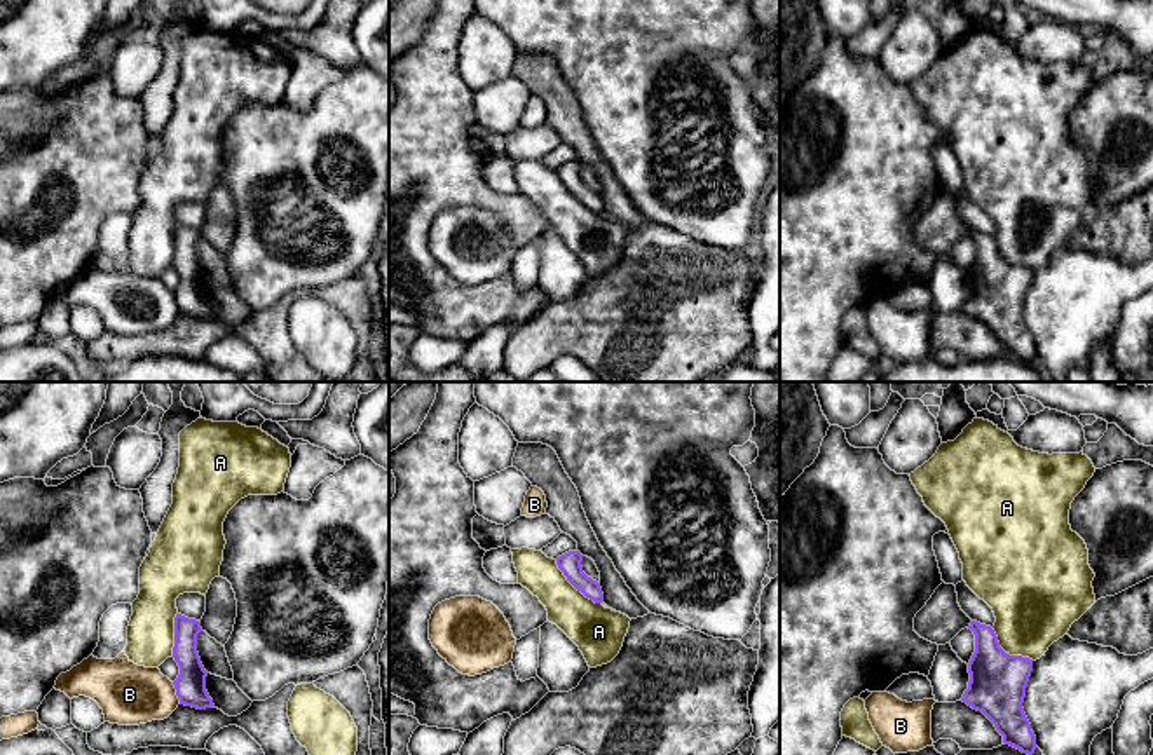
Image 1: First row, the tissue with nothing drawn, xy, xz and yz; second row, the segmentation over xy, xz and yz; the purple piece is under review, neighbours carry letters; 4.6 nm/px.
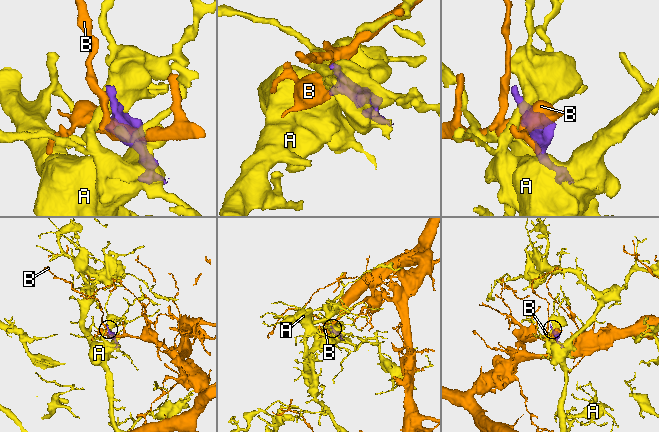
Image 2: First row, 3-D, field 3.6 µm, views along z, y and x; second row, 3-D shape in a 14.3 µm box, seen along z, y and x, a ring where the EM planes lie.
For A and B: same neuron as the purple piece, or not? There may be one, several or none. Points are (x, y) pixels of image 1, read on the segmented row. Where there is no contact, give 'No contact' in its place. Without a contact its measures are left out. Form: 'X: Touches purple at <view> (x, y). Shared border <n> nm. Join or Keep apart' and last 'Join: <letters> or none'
A: Touches purple at xz (574, 586). Shared border 300 nm. Keep apart
B: Touches purple at xy (177, 693). Shared border 110 nm. Keep apart
Join: none

